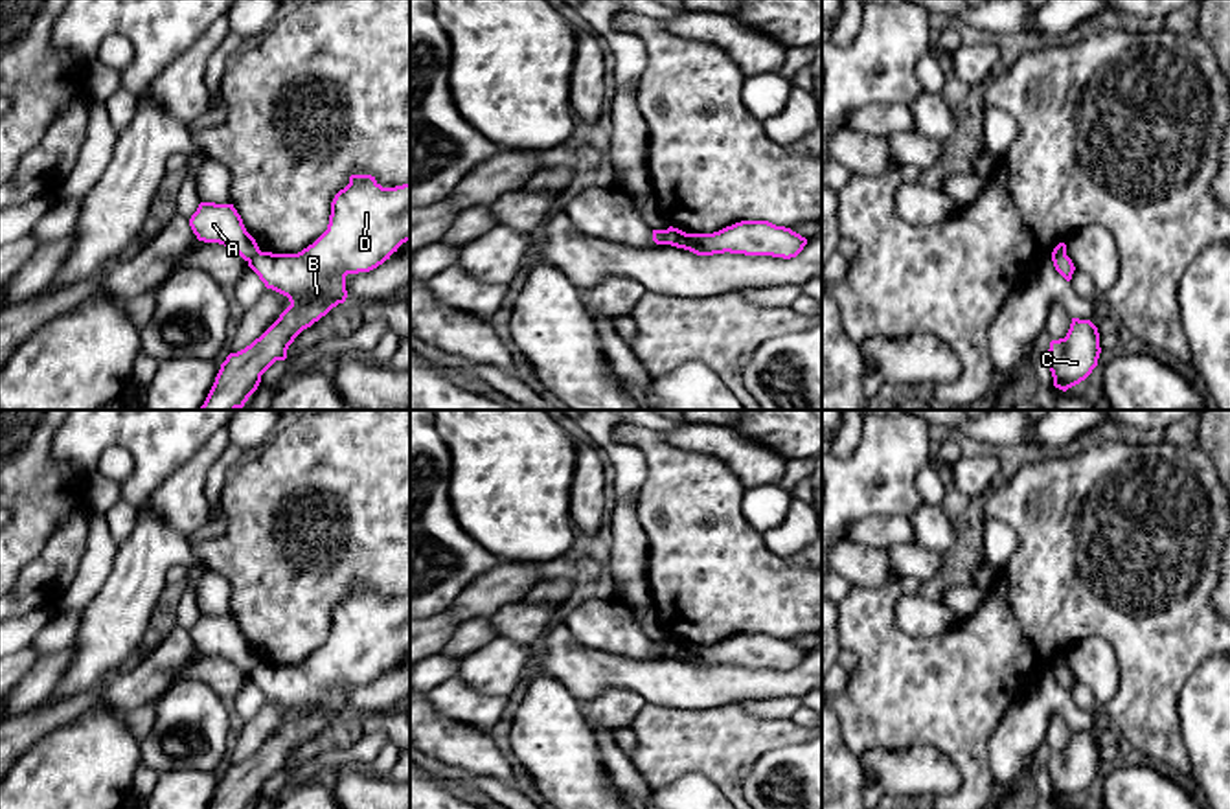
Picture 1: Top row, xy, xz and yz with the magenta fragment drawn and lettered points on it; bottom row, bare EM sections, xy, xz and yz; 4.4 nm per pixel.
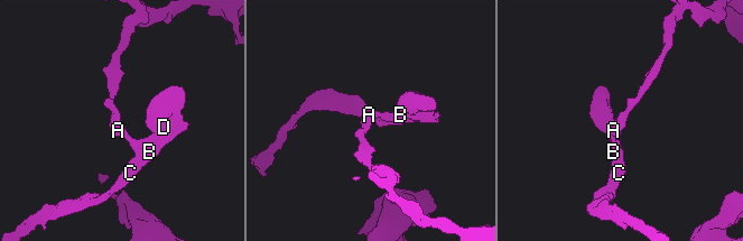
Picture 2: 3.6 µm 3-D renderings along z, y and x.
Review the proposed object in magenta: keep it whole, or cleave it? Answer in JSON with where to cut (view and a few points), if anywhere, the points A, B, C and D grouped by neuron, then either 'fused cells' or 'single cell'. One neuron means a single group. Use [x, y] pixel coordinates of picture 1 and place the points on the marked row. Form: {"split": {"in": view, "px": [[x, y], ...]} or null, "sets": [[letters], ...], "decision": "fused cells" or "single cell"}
{"split": {"in": "xy", "px": [[260, 250], [249, 262]]}, "sets": [["A"], ["B", "C", "D"]], "decision": "fused cells"}

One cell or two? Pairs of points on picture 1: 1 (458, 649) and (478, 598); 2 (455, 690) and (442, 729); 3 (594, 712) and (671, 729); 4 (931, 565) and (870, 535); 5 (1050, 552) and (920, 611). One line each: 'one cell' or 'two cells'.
1: one cell
2: two cells
3: two cells
4: one cell
5: two cells

